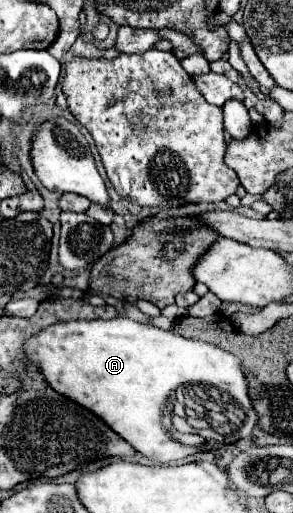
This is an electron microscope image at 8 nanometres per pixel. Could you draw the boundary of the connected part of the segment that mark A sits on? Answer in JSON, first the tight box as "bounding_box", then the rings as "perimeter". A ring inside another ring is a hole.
{"bounding_box":[23,316,257,464],"perimeter":[[[117,316],[111,320],[55,322],[31,336],[29,342],[23,342],[23,352],[27,362],[37,366],[57,394],[91,410],[137,452],[159,464],[175,464],[189,454],[233,444],[249,436],[257,426],[257,414],[247,394],[241,362],[233,354],[203,340],[189,340],[175,332]]]}

